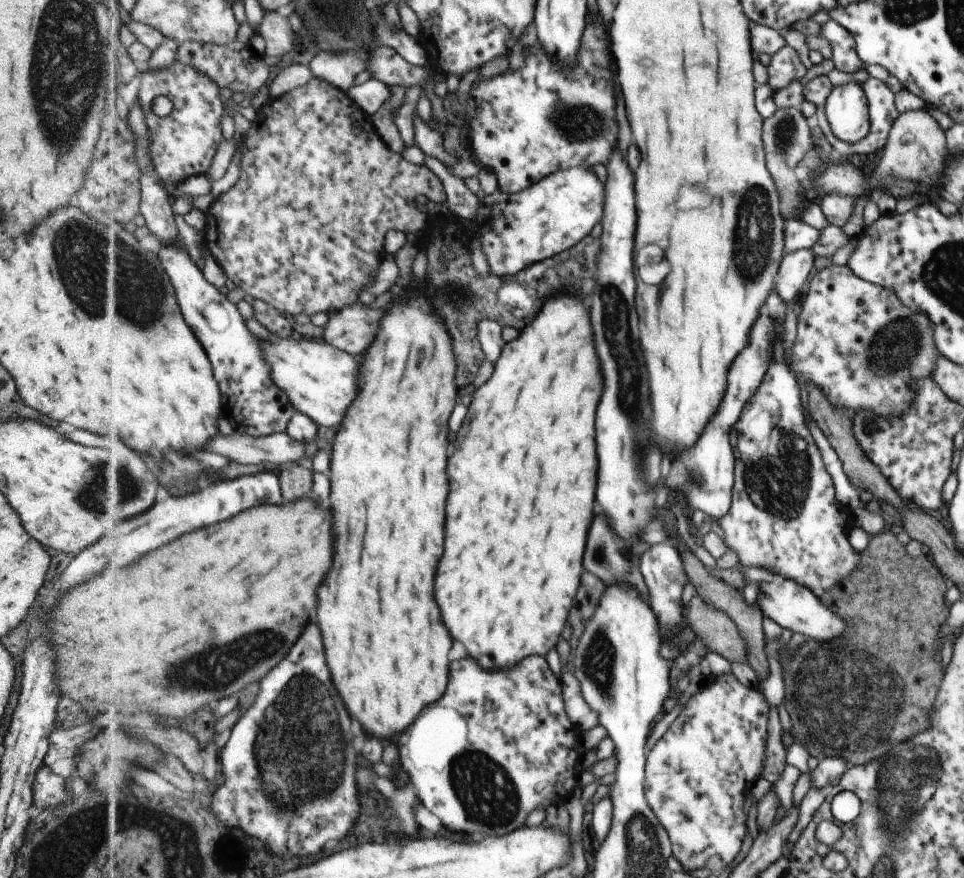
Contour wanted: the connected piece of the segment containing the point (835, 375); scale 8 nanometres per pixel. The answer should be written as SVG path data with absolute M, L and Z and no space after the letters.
M832 264L813 272L808 281L789 357L797 384L819 386L825 396L823 400L835 408L843 408L847 414L869 411L881 418L895 418L909 411L914 404L914 384L929 379L938 366L933 330L927 316L909 309L893 289L855 276L845 264Z

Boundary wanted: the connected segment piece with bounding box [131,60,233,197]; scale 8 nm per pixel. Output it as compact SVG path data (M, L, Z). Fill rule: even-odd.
M175 60L169 68L143 68L138 82L131 89L145 114L153 168L172 197L185 180L209 173L213 160L225 141L221 132L221 120L231 116L233 108L223 100L219 89L218 80L213 81L206 73L183 64L181 60ZM158 96L167 96L174 105L168 117L159 118L153 112L153 100Z

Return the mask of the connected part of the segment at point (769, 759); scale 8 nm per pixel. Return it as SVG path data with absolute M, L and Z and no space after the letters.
M775 706L771 707L770 713L770 738L767 746L766 767L763 770L763 779L772 783L781 775L785 768L785 749L781 743L782 730L779 726L779 718Z

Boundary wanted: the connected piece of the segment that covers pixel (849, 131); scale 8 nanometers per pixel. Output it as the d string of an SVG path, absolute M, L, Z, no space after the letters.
M851 81L833 86L830 96L825 98L823 112L829 130L842 142L857 142L869 132L868 109L863 108L863 90L859 83Z

